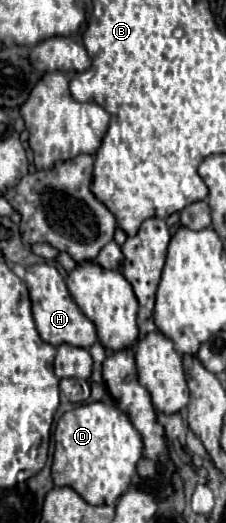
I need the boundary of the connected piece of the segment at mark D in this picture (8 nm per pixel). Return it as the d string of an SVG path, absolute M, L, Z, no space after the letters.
M88 402L60 416L54 430L54 486L74 488L88 504L114 506L136 476L136 464L142 458L142 436L130 418L114 404Z

